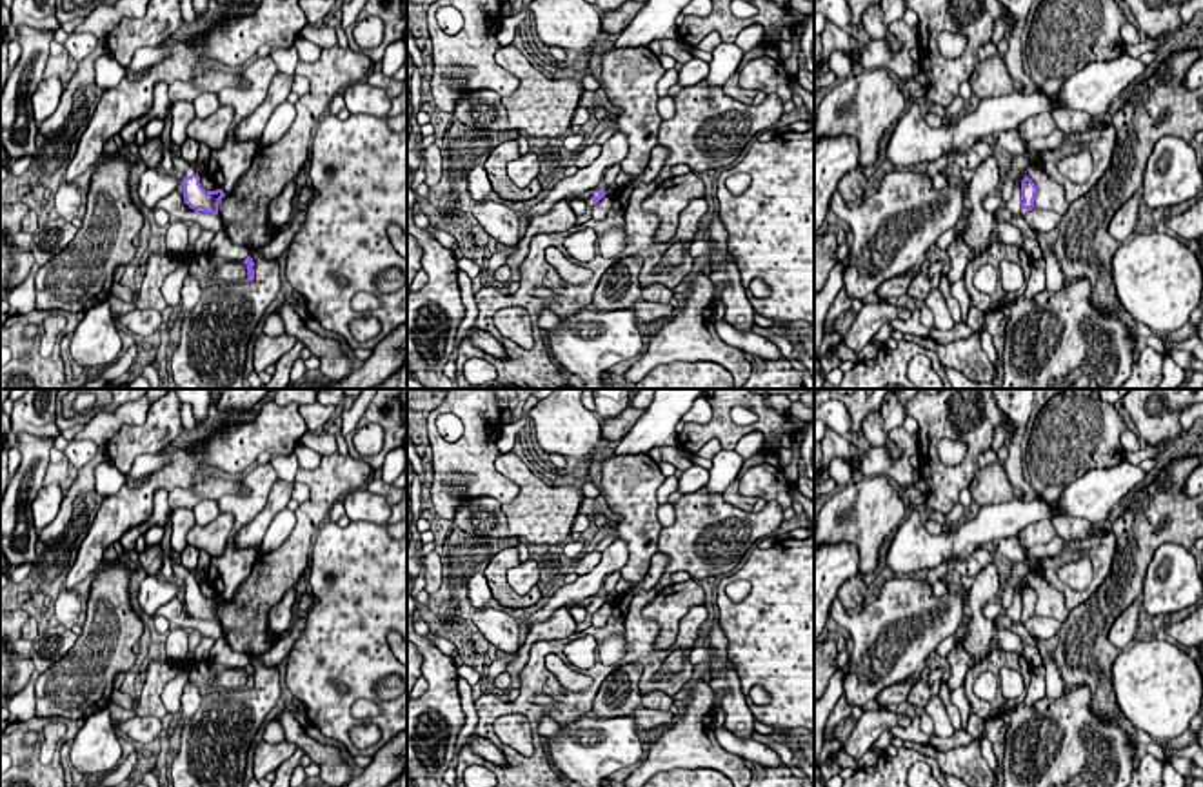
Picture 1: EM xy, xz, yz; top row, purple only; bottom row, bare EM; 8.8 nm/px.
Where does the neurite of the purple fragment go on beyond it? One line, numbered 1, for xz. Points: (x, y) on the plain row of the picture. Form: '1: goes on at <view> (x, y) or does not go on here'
1: does not go on here

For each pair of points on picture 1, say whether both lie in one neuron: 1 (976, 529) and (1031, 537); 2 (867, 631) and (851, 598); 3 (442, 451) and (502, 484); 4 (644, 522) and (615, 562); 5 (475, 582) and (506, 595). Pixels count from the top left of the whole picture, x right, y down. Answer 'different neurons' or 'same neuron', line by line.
1: different neurons
2: different neurons
3: same neuron
4: different neurons
5: different neurons

